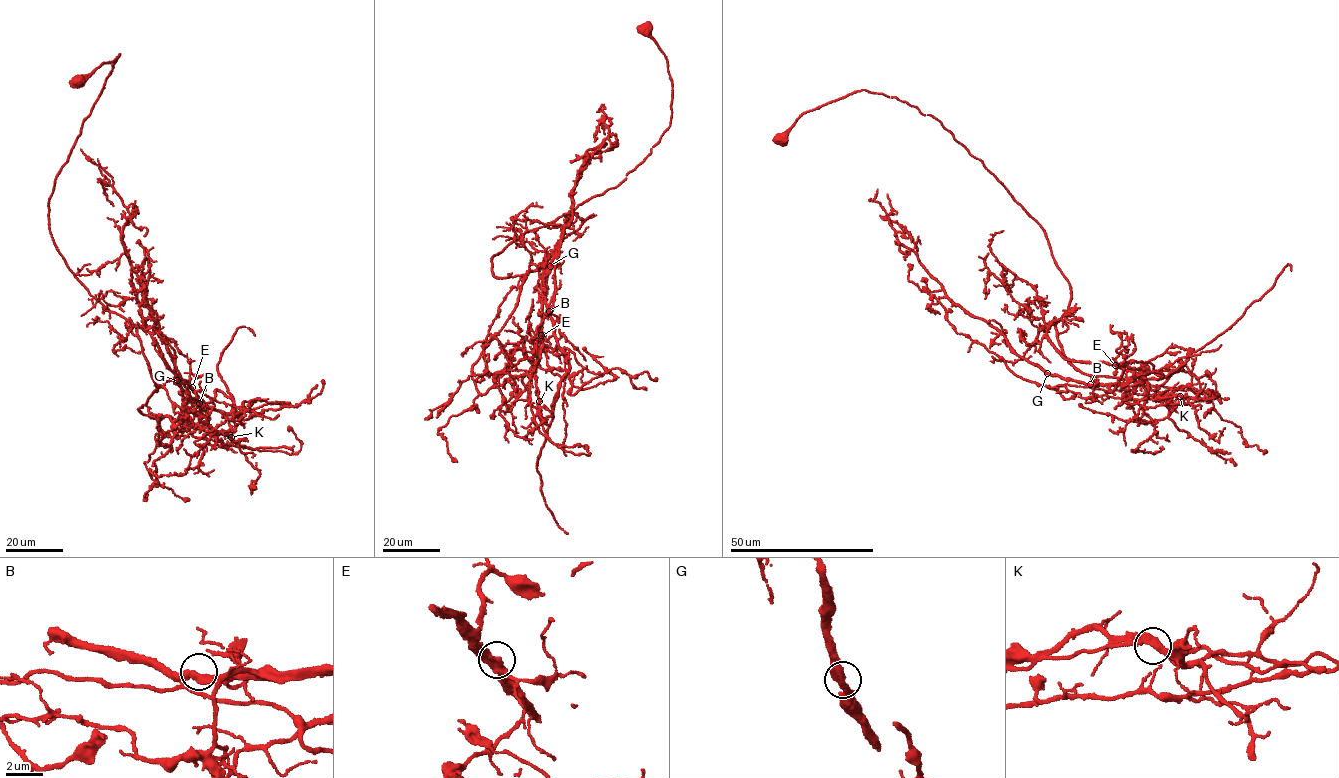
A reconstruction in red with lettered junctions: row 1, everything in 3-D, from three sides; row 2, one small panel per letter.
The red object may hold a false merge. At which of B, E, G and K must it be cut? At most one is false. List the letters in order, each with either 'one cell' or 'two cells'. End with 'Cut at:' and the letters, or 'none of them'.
B: one cell
E: one cell
G: one cell
K: two cells
Cut at: K

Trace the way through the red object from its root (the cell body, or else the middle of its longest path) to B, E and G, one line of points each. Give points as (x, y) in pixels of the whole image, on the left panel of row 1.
B: (79, 81), (120, 54), (56, 177), (50, 233), (89, 293), (151, 334), (215, 431), (199, 403)
E: (79, 81), (120, 54), (56, 177), (49, 201), (50, 233), (89, 293), (142, 326), (168, 367), (192, 387)
G: (79, 81), (120, 54), (56, 177), (50, 233), (89, 293), (151, 334), (215, 431), (177, 381)

